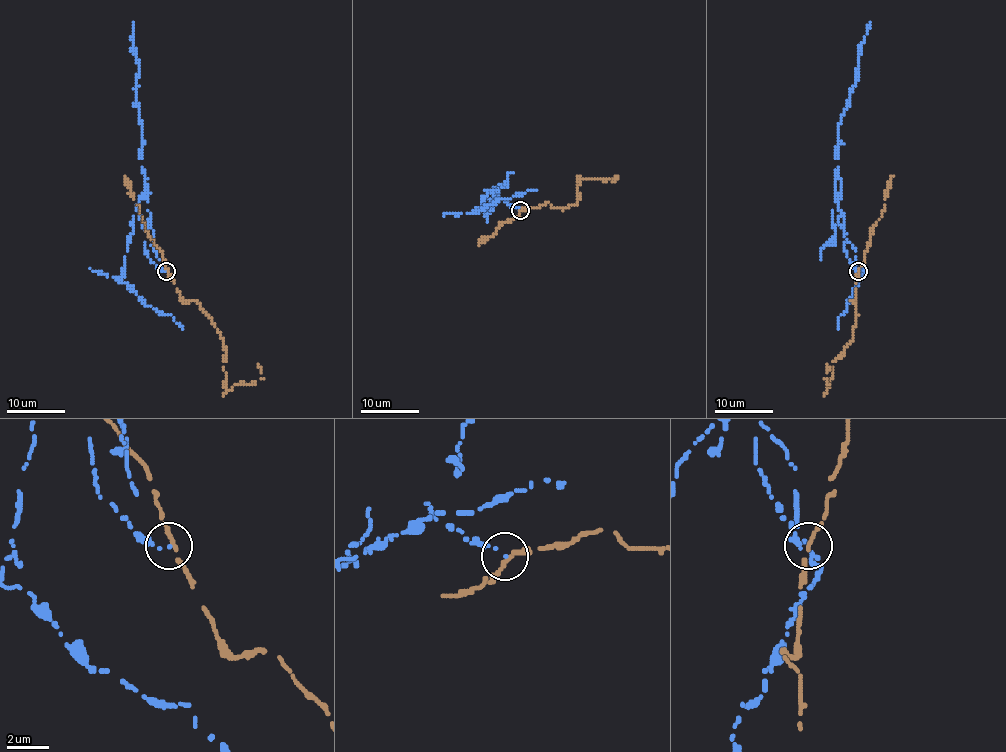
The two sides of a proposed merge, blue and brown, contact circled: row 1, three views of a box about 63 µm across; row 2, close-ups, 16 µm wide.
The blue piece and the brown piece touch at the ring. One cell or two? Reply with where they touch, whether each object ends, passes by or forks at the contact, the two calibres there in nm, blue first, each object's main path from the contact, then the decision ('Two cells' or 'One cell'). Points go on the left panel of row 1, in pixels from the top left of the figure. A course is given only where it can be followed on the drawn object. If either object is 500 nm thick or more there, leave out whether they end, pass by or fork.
Place: (166, 271). At the ring blue ends. At the ring brown passes by. Thickness 110 nm (blue) against 190 nm. Course of blue: (166, 270), (145, 253), (153, 239), (147, 192), (121, 278), (183, 328). Course of brown: (167, 270), (179, 295), (185, 301), (196, 301), (224, 340), (227, 389), (261, 379), (258, 364). Two cells

